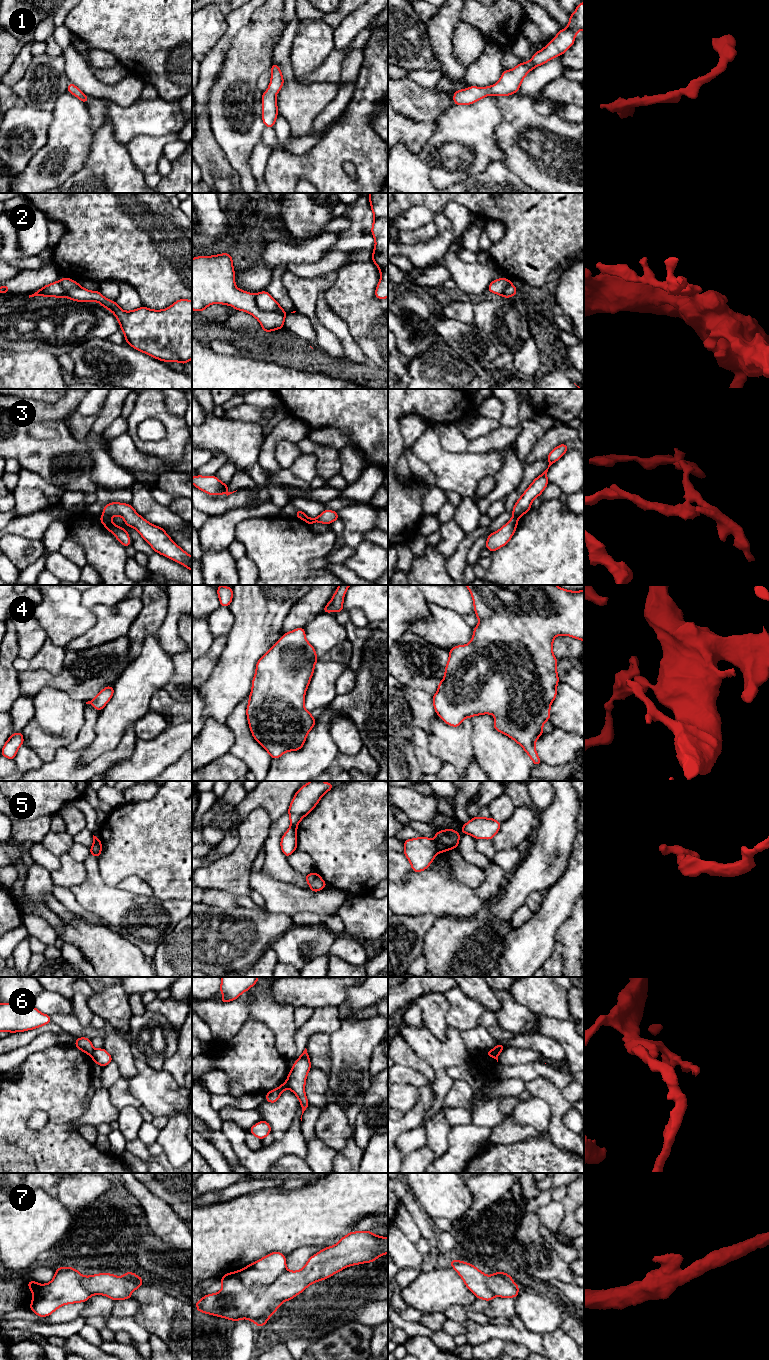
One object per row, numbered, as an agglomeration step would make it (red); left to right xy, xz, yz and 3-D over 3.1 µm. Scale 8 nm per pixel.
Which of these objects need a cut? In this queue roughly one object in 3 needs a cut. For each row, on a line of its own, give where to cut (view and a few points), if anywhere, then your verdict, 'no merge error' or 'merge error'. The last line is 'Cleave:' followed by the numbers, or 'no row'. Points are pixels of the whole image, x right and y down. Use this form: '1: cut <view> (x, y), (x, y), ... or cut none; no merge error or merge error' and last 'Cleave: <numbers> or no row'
1: cut none; no merge error
2: cut xz (254, 295), (254, 301), (261, 310), (280, 312), (284, 316); merge error
3: cut xy (103, 513), (109, 517); merge error
4: cut none; no merge error
5: cut yz (433, 839), (438, 851); merge error
6: cut xz (286, 1081), (289, 1087); merge error
7: cut xz (286, 1269), (269, 1283), (252, 1285), (245, 1285), (232, 1272); merge error
Cleave: 2, 3, 5, 6, 7

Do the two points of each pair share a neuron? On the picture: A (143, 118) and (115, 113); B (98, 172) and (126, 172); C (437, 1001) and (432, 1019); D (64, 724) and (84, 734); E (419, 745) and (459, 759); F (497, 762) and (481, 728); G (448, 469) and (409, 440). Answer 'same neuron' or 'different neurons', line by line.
A: same neuron
B: same neuron
C: same neuron
D: different neurons
E: different neurons
F: same neuron
G: different neurons

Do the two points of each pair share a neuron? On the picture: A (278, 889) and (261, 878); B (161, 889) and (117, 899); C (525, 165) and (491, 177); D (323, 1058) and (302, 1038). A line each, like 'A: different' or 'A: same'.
A: same
B: different
C: different
D: different

